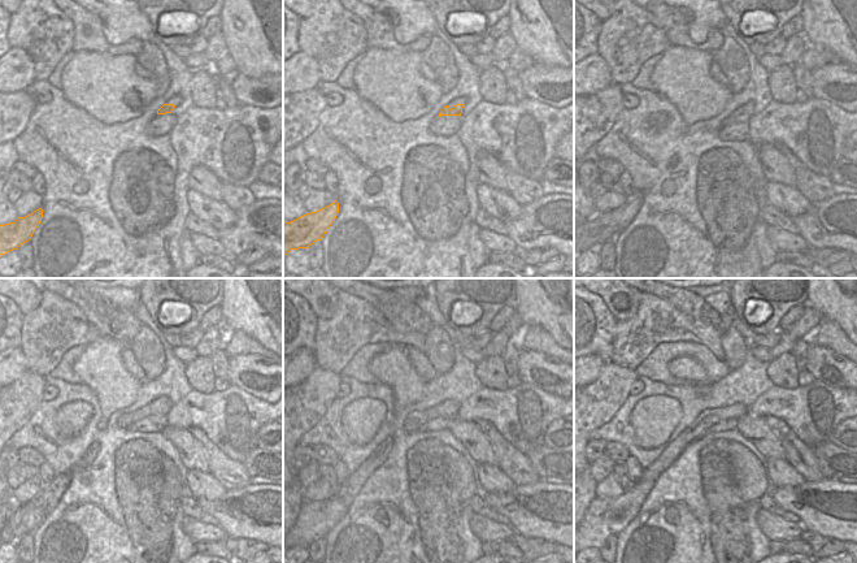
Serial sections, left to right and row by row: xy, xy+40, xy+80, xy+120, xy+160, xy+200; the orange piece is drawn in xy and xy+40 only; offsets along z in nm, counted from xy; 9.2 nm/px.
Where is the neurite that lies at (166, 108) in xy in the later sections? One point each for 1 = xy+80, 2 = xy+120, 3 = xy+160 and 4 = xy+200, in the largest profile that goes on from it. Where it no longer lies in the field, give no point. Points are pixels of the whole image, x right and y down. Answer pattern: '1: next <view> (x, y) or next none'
1: next xy+80 (739, 116)
2: next xy+120 (156, 407)
3: next xy+160 (448, 408)
4: next xy+200 (709, 418)

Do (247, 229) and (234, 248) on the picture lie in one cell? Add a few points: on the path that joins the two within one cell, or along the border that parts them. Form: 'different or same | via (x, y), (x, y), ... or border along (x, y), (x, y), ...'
same | via (243, 234), (234, 243)

